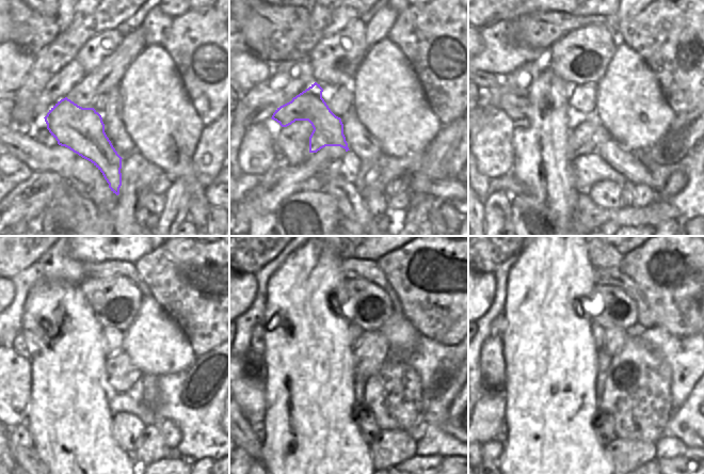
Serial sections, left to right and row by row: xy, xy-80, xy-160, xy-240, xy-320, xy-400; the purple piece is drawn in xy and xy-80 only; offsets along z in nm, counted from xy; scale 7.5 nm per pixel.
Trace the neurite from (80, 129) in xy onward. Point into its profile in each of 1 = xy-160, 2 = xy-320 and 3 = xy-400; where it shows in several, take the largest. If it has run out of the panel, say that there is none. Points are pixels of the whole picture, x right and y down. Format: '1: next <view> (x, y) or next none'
1: next xy-160 (515, 107)
2: next xy-320 (257, 342)
3: next xy-400 (498, 325)

